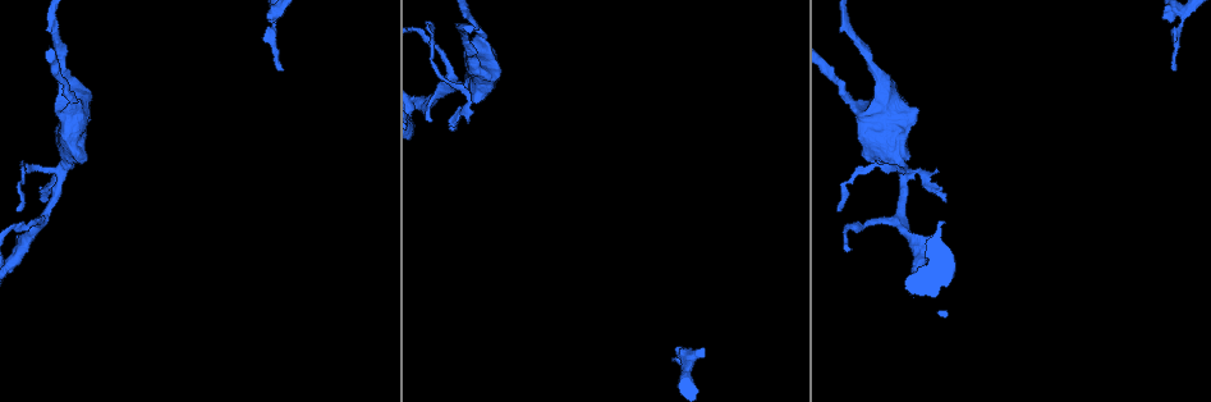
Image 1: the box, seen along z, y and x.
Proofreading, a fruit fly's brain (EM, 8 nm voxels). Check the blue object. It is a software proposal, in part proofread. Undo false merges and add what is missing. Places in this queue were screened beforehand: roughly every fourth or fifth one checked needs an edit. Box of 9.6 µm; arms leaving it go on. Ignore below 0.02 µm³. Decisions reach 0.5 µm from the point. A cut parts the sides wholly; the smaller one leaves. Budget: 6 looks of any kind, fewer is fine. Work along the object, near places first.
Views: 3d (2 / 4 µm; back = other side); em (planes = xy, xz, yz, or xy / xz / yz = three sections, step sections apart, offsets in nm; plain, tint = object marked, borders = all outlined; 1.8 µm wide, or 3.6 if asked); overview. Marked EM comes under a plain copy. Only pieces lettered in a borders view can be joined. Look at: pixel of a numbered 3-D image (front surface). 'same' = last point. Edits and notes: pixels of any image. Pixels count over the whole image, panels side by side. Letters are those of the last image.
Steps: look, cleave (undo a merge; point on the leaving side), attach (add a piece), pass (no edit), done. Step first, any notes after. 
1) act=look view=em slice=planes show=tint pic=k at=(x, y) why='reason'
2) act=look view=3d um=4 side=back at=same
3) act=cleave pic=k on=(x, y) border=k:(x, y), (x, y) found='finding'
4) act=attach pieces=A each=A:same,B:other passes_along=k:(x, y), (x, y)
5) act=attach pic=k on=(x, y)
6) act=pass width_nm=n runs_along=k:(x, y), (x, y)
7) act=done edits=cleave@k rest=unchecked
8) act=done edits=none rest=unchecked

act=look view=3d um=4 pic=1 at=(283, 69) why='branch stops here'

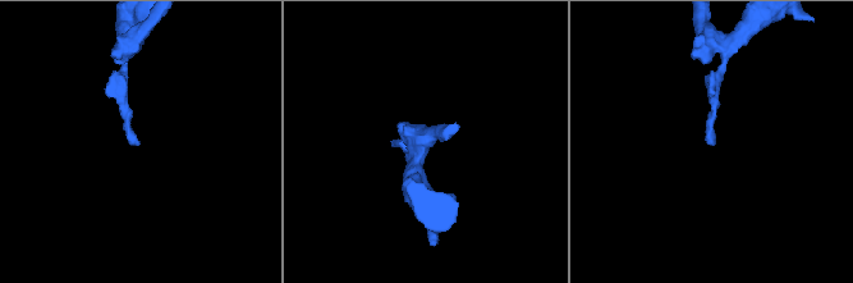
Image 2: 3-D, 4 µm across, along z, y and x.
act=look view=em slice=planes show=borders pic=2 at=(714, 143) why='shape alone is not enough'

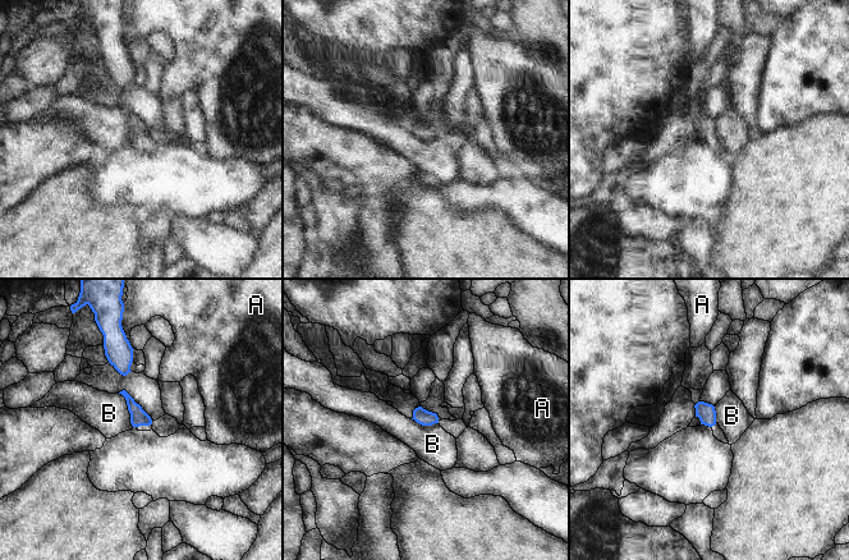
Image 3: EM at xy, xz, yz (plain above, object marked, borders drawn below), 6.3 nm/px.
act=pass each=A:other,B:other border=3:(118, 393), (133, 426) found='no lettered piece goes on from it'

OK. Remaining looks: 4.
act=look view=3d um=4 pic=1 at=(72, 103) why='thick turns thin'

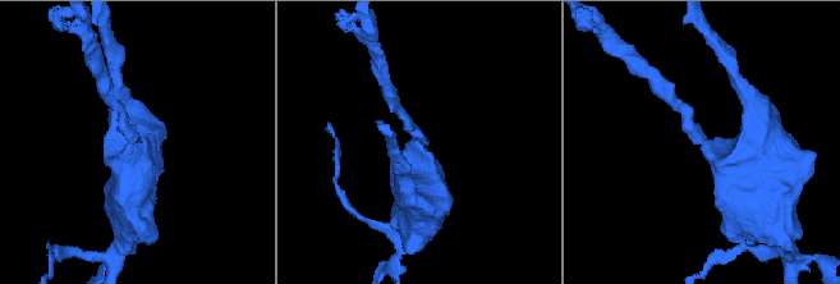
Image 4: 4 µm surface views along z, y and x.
act=look view=em um=3.6 slice=xy step=8 show=tint pic=4 at=(131, 145) arm_widths_nm=170,750 why='need the tissue'

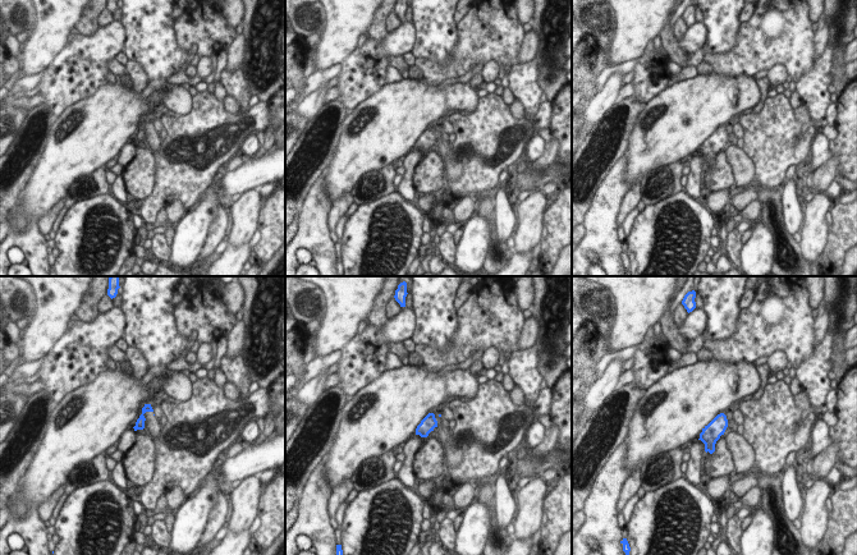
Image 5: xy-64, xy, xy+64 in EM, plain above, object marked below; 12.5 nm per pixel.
act=look view=em um=3.6 slice=yz step=16 show=borders at=same

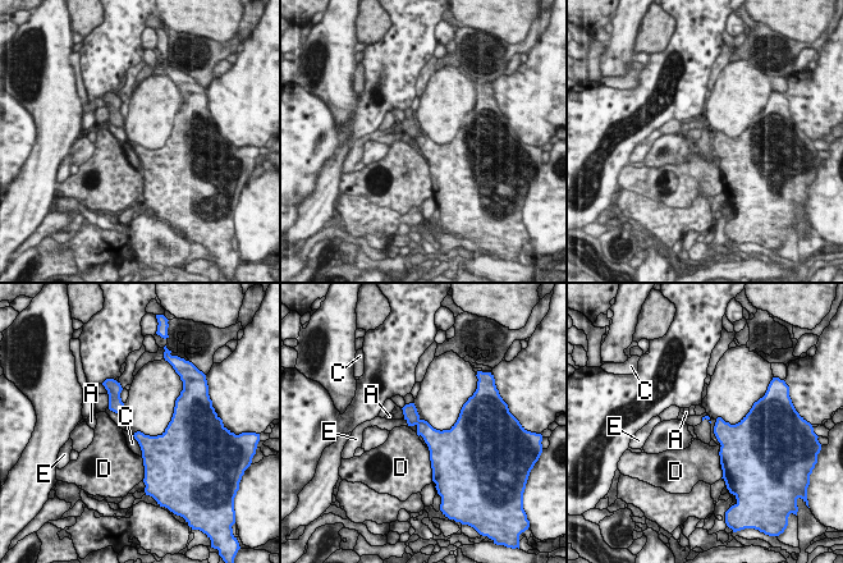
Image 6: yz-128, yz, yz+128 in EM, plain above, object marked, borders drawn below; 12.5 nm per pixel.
act=cleave pic=6 on=(409, 411) width_nm=70 longest_contact=C:300nm each=A:other,C:other,D:other,E:other found='a second neuron is stuck on'

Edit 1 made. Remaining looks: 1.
act=done edits=cleave@6 rest=unchecked

